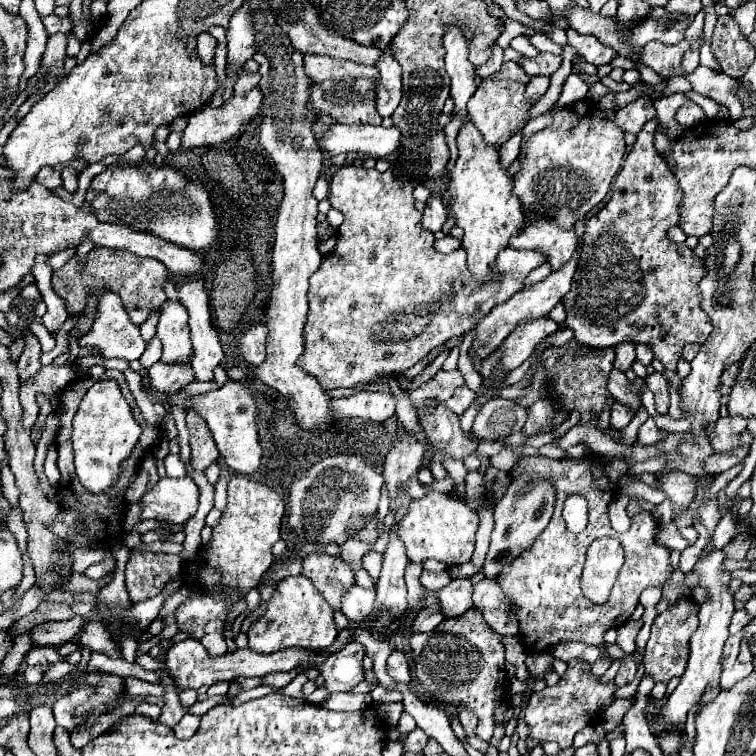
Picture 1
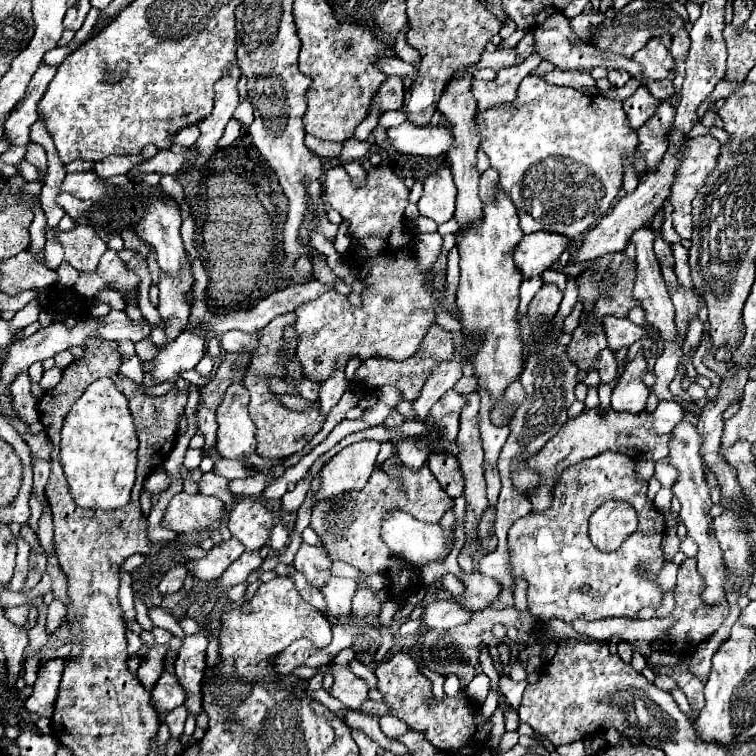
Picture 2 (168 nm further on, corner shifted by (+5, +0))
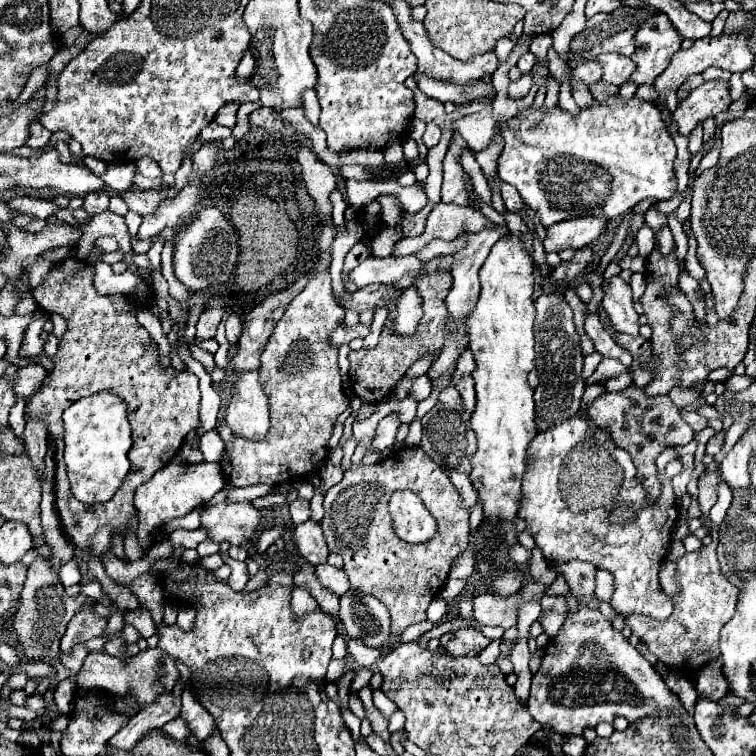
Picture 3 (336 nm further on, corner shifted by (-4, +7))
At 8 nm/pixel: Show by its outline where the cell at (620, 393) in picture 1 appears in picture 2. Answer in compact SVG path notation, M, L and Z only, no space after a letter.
M605 348L605 350L601 352L601 360L599 360L599 376L601 376L601 382L603 382L603 384L613 382L615 376L617 376L615 354L609 352L609 348Z

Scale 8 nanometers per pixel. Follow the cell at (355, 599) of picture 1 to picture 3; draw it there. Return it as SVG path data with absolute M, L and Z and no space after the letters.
M324 563L324 565L316 567L316 573L318 573L318 579L322 581L322 585L328 587L338 597L350 589L350 583L346 581L346 575L342 573L342 569L336 569L336 567Z

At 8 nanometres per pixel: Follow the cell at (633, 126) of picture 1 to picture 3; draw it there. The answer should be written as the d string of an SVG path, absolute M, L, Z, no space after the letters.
M752 31L746 33L746 35L740 35L740 37L736 37L736 35L720 35L720 37L708 35L708 37L698 39L694 43L694 47L690 47L686 51L680 49L672 57L670 65L666 67L666 73L662 73L662 77L658 77L658 81L654 81L654 89L660 93L658 101L662 101L670 111L674 111L676 109L676 91L678 91L678 87L686 81L688 75L702 73L708 67L720 67L720 69L726 69L726 71L732 71L732 73L736 73L736 71L742 73L742 71L750 69L752 61L754 61L754 57L752 57L752 53L748 49L750 35L752 35Z

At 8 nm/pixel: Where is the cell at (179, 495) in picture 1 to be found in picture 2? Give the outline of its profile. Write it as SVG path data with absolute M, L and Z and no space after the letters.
M179 492L167 504L161 524L177 534L217 528L225 514L225 504L215 496Z

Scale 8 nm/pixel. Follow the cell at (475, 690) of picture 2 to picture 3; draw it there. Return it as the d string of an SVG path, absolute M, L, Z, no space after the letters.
M492 641L492 643L480 653L480 661L486 663L486 665L490 665L490 663L496 661L498 655L500 655L500 641Z

